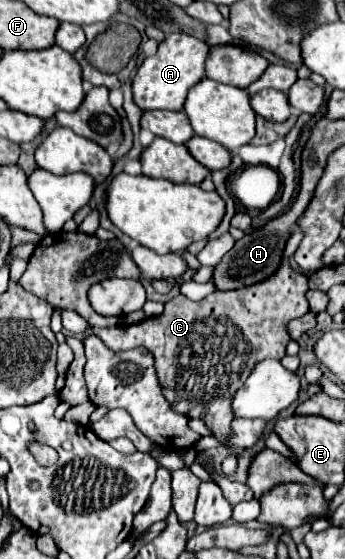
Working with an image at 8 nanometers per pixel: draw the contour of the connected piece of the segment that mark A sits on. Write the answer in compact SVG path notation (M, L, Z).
M171 34L161 44L157 54L147 56L133 78L133 98L141 110L183 110L189 90L205 78L205 60L209 46L189 34Z

